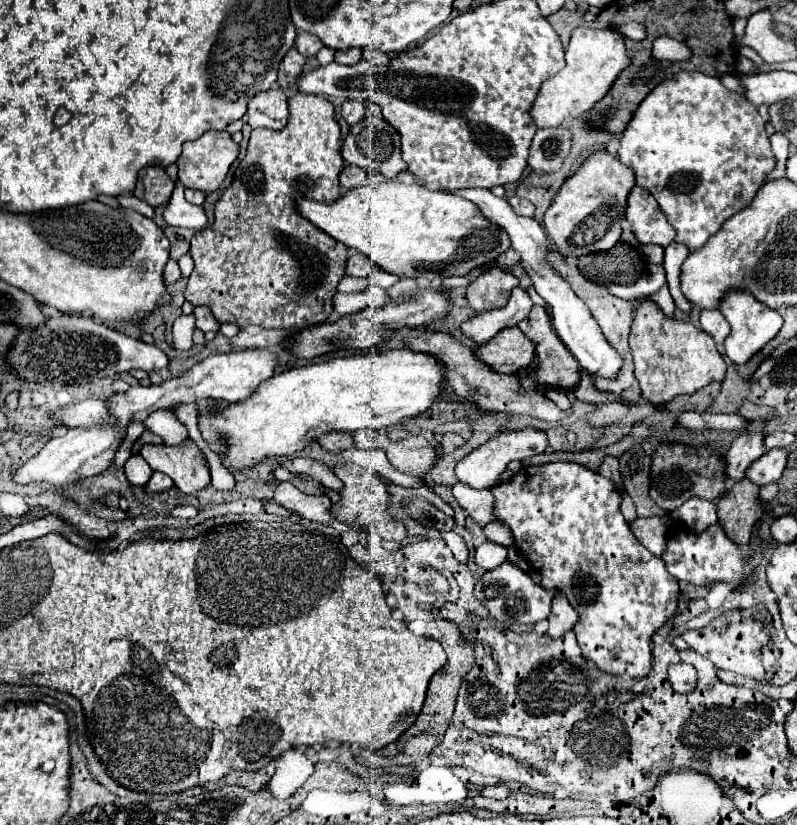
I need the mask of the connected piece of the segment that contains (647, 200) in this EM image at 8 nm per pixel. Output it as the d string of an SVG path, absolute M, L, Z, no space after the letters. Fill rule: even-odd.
M634 186L628 194L624 218L632 224L632 232L640 244L668 246L676 238L654 196L640 186Z

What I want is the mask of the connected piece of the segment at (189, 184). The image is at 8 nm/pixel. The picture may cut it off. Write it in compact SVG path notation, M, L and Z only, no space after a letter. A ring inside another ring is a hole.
M208 130L198 140L186 142L182 146L182 154L176 162L178 180L182 182L184 188L194 188L194 190L200 190L200 192L214 192L224 182L230 164L238 158L238 152L240 152L240 146L232 140L232 136L226 130L222 130L222 132Z

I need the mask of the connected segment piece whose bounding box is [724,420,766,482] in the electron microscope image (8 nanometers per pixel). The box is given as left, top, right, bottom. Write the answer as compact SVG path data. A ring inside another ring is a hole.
M754 420L748 424L746 432L734 438L730 450L724 454L724 478L730 482L740 482L744 478L744 470L766 452L762 428L766 420Z

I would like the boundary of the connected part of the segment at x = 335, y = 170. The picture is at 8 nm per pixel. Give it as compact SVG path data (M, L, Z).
M298 92L288 100L288 108L290 120L284 130L252 130L246 158L236 168L230 188L226 188L216 202L216 222L192 236L190 254L194 258L194 272L188 278L184 296L194 306L206 304L220 324L260 324L264 328L284 330L294 326L306 328L326 322L334 312L332 298L340 278L344 276L348 248L318 230L312 222L306 222L298 214L296 200L308 198L330 204L340 198L338 176L344 168L344 160L340 156L340 126L334 118L334 106L322 96Z

